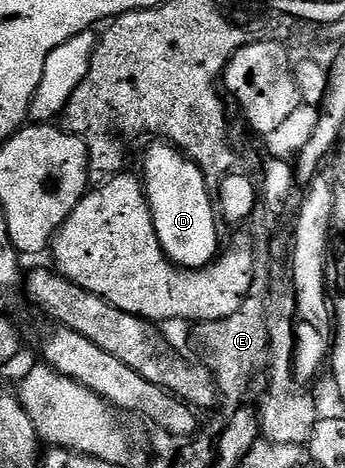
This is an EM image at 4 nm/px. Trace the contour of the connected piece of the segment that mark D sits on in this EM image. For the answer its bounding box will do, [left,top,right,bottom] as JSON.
[142,140,220,270]

